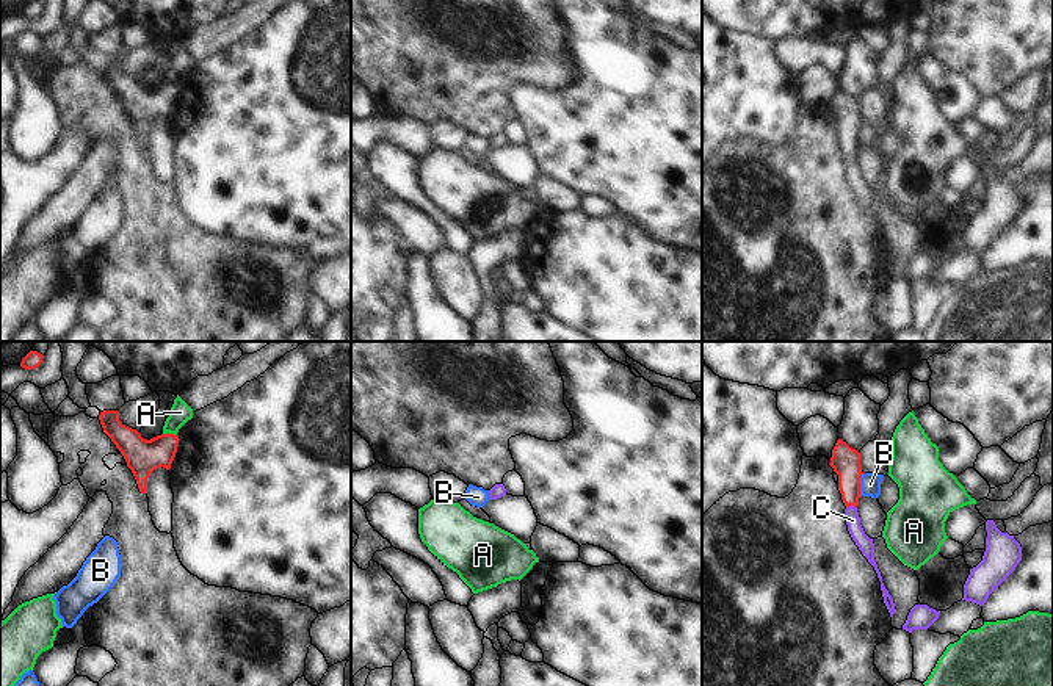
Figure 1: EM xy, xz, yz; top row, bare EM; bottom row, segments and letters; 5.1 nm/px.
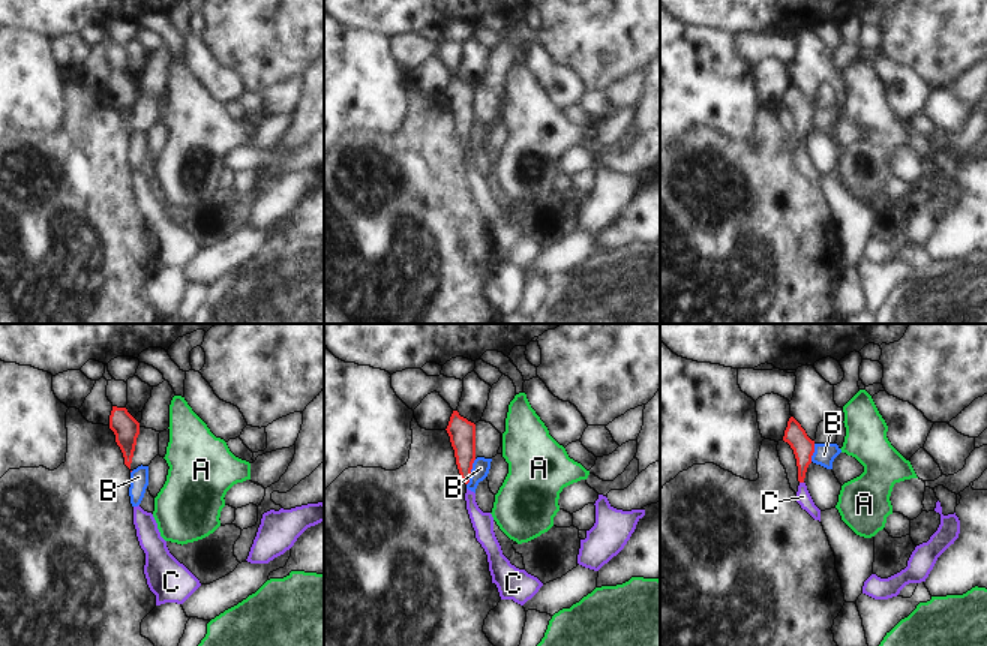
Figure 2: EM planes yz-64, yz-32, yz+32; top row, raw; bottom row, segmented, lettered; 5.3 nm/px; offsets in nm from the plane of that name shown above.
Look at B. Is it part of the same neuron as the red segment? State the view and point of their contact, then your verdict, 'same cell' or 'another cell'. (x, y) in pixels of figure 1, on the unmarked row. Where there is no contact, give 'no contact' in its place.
meets red in yz at (859, 133); another cell

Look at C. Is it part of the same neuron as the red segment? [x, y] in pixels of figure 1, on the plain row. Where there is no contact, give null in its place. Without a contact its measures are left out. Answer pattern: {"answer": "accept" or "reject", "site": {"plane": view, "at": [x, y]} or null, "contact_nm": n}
{"answer": "accept", "site": {"plane": "yz", "at": [851, 154]}, "contact_nm": 60}

